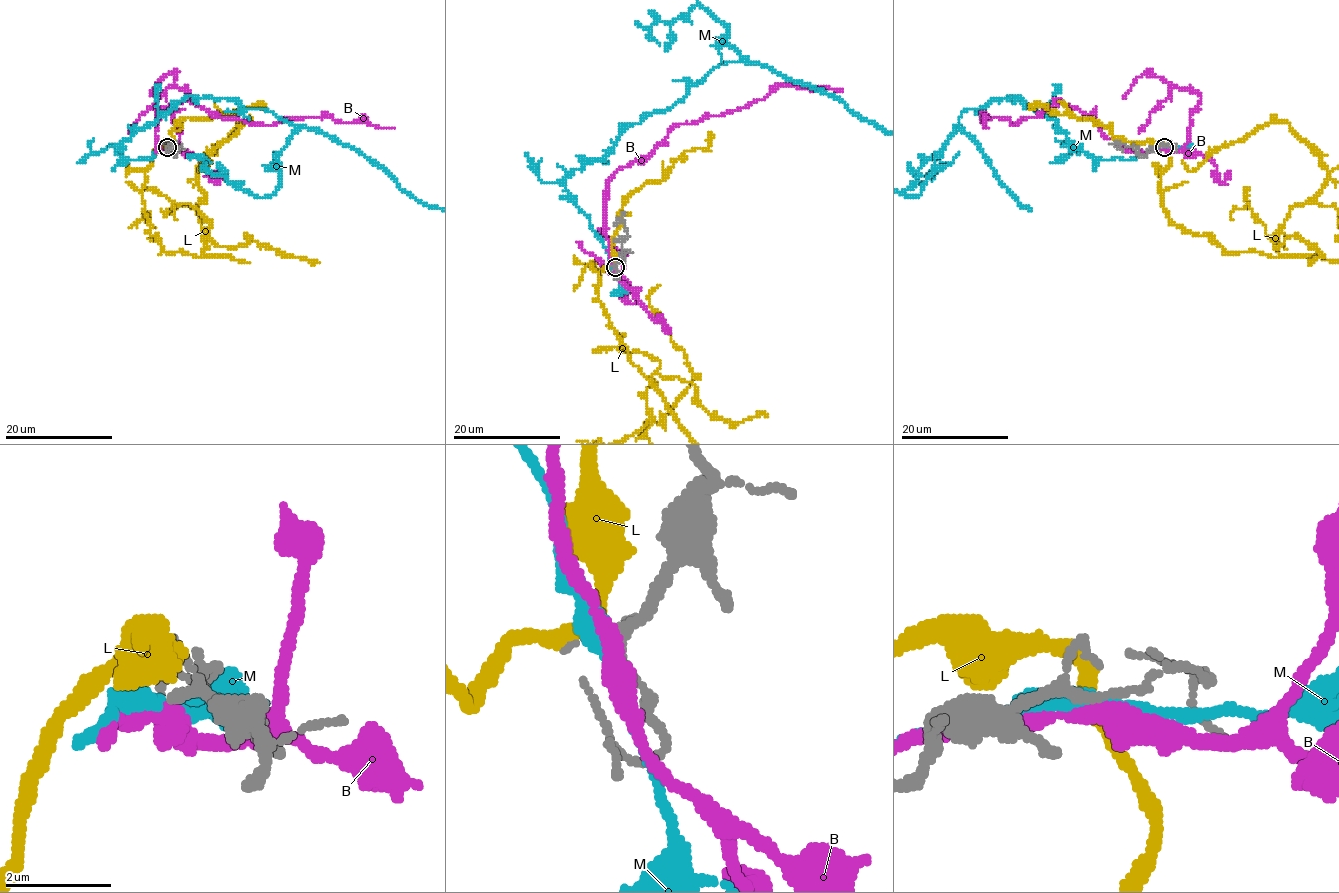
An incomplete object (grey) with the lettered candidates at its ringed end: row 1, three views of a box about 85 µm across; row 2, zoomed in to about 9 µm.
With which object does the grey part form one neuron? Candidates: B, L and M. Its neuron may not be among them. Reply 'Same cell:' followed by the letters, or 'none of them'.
Same cell: none of them

